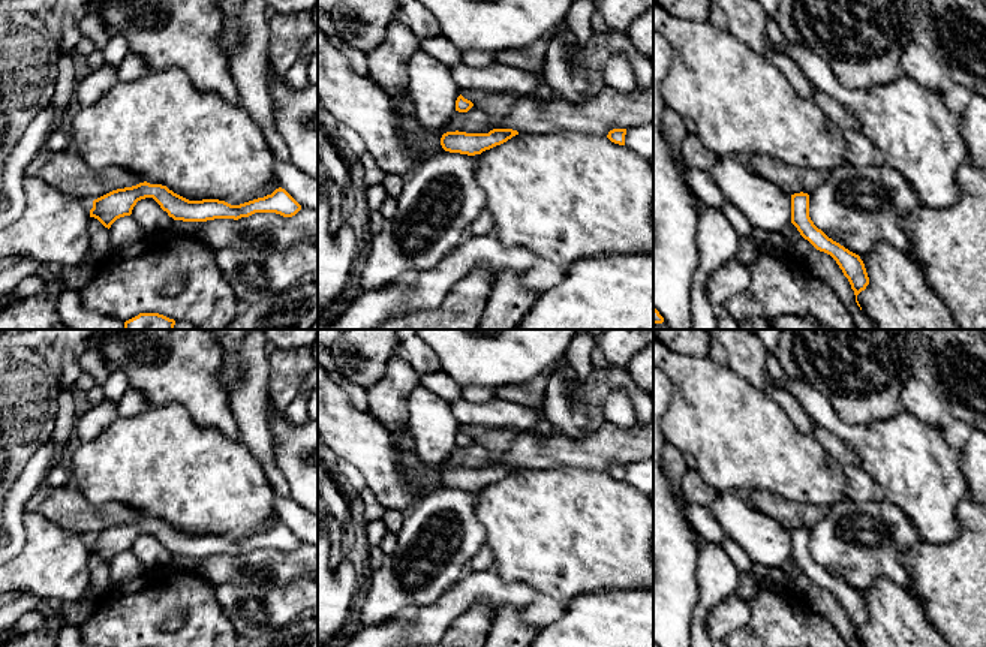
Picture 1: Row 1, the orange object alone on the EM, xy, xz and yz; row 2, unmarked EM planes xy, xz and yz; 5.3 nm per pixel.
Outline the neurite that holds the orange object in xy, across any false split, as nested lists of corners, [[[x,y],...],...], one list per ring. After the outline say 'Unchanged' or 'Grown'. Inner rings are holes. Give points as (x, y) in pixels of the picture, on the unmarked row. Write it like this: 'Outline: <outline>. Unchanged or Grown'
Outline: [[[144,517],[94,535],[90,553],[97,554],[109,565],[117,554],[130,551],[136,538],[145,533],[153,533],[169,553],[183,557],[238,556],[255,548],[276,548],[283,553],[292,553],[301,545],[301,541],[282,523],[264,533],[231,541],[219,535],[189,536],[166,521]]]. Unchanged

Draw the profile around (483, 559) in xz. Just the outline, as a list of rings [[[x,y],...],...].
[[[484,544],[472,557],[469,571],[483,572],[492,569],[493,563],[494,563],[493,551],[489,545]]]

